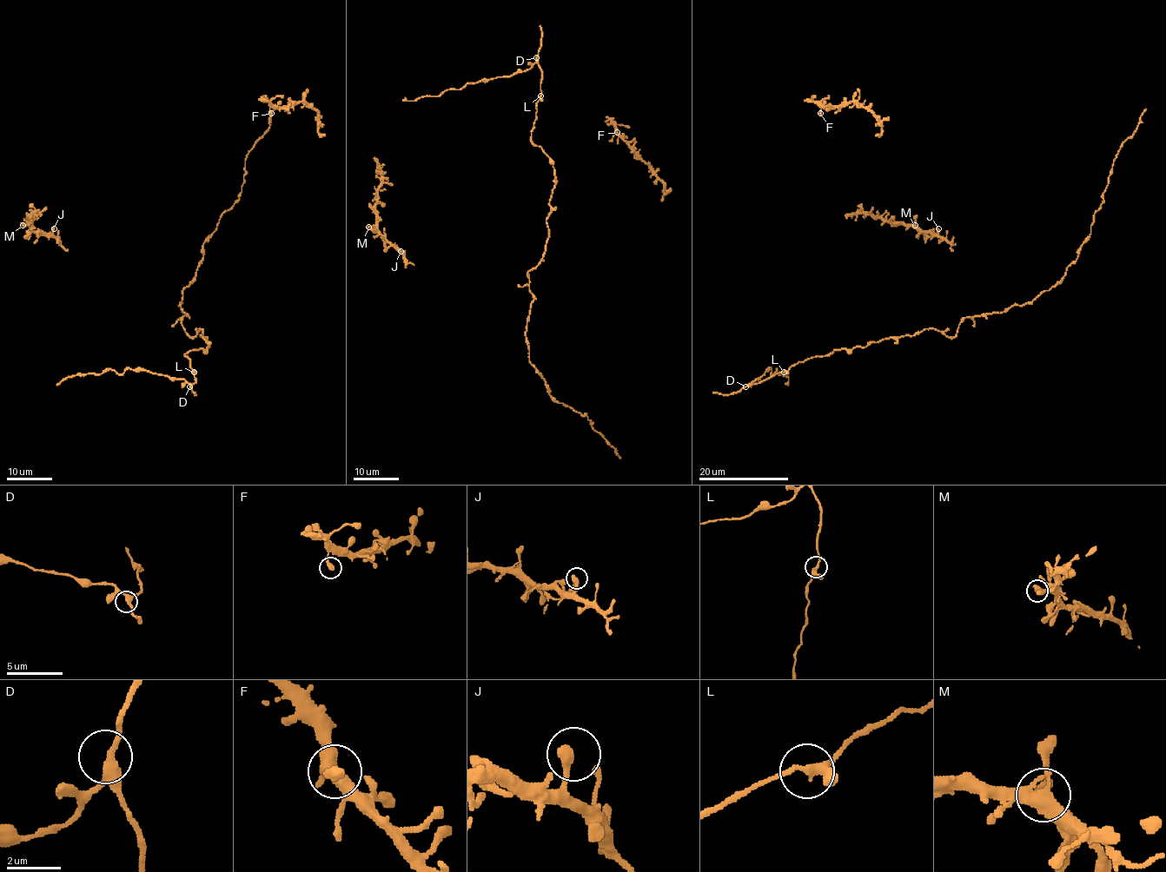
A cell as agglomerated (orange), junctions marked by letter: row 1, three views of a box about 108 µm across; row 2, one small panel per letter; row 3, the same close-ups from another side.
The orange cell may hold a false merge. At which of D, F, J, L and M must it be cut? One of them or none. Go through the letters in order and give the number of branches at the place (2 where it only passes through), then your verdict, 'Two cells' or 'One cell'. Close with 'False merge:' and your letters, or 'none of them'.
D: Branches: 3. One cell
F: Branches: 1. One cell
J: Branches: 1. One cell
L: Branches: 3. One cell
M: Branches: 1. One cell
False merge: none of them

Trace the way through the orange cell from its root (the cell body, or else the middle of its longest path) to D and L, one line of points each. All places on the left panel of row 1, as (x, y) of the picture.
D: (199, 331), (202, 330), (200, 335), (210, 346), (185, 354), (195, 373), (195, 382), (189, 386)
L: (199, 331), (202, 330), (200, 335), (210, 346), (205, 349), (193, 349), (185, 354), (194, 372)

